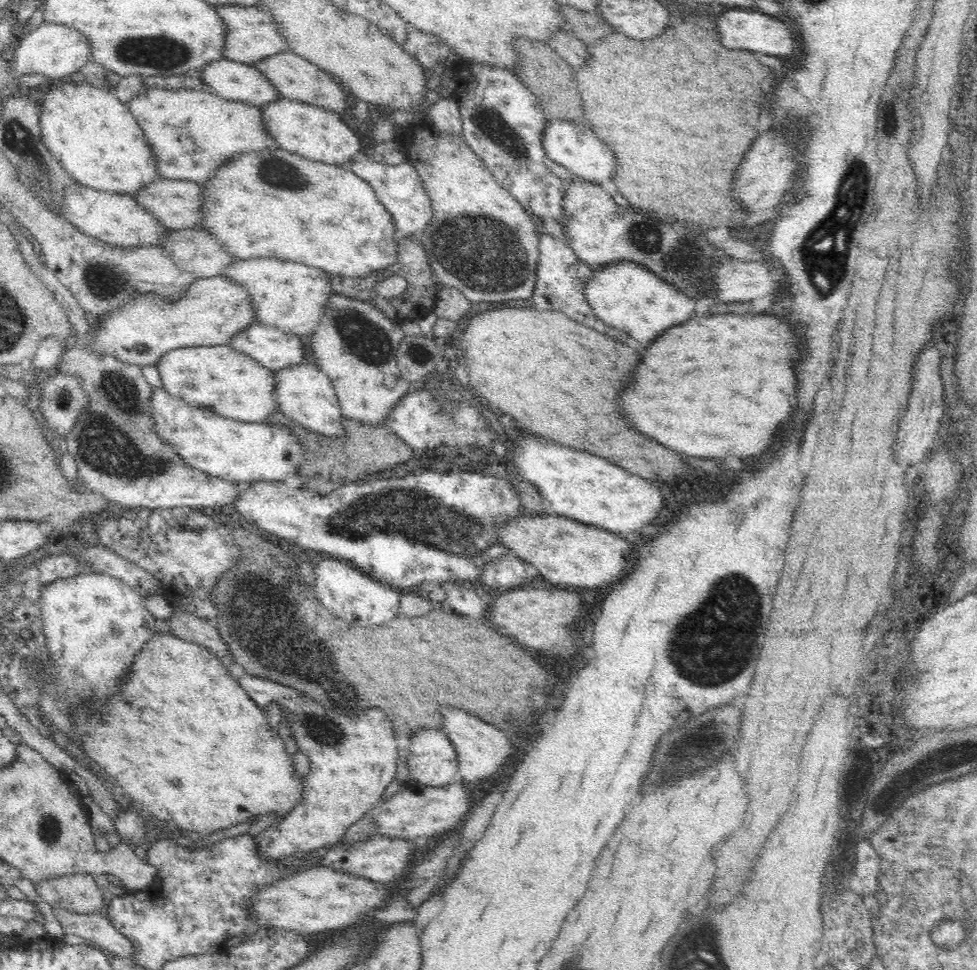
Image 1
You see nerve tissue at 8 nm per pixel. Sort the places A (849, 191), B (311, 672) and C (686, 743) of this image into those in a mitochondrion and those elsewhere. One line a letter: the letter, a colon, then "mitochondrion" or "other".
A: mitochondrion
B: mitochondrion
C: mitochondrion

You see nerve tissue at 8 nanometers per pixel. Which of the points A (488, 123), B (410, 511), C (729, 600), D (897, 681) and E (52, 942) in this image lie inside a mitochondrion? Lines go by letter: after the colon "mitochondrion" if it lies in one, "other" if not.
A: mitochondrion
B: mitochondrion
C: mitochondrion
D: other
E: other

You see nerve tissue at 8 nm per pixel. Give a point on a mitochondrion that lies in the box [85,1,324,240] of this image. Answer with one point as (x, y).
(159, 53)

